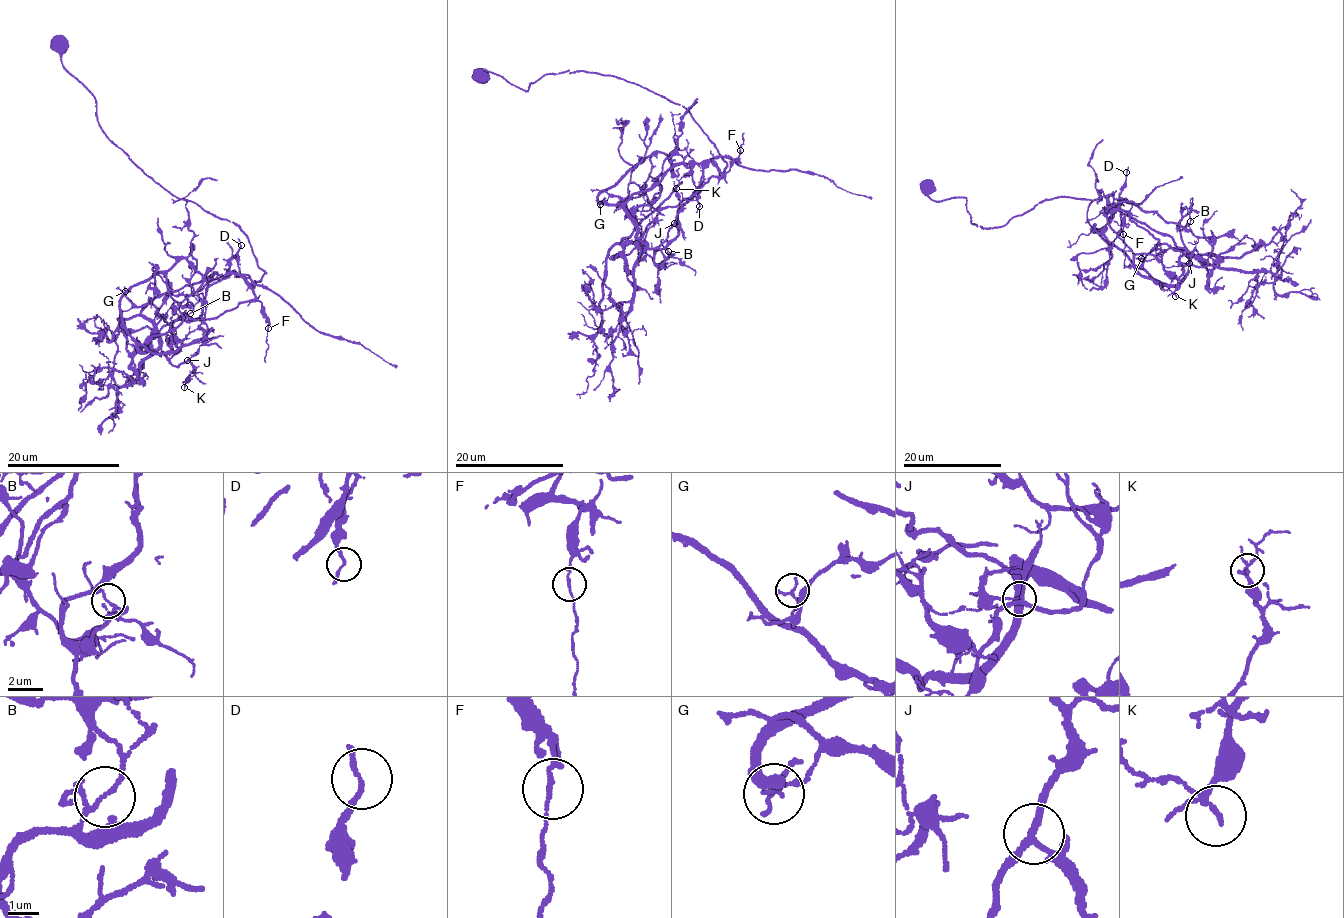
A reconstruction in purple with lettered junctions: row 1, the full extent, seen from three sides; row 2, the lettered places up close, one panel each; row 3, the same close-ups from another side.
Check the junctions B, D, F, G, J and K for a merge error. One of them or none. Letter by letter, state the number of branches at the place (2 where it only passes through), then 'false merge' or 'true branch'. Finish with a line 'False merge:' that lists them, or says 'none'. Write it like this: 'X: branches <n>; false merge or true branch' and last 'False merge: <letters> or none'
B: branches 3; false merge
D: branches 2; true branch
F: branches 3; true branch
G: branches 3; true branch
J: branches 3; true branch
K: branches 3; true branch
False merge: B

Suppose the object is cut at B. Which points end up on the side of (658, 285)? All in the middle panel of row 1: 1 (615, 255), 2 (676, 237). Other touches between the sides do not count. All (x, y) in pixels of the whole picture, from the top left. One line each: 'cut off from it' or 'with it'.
1: with it
2: with it

